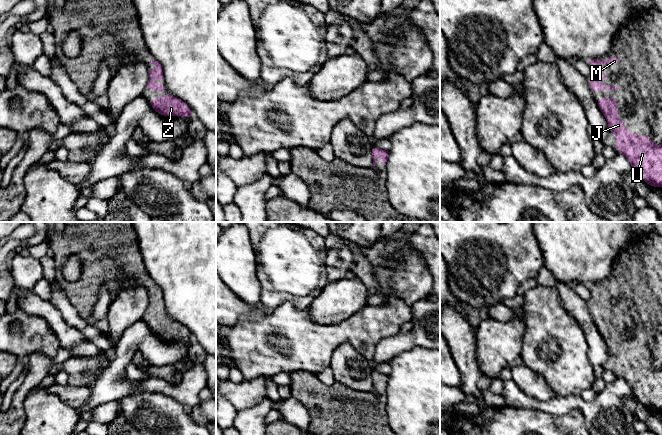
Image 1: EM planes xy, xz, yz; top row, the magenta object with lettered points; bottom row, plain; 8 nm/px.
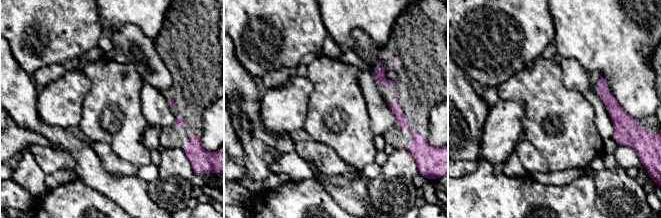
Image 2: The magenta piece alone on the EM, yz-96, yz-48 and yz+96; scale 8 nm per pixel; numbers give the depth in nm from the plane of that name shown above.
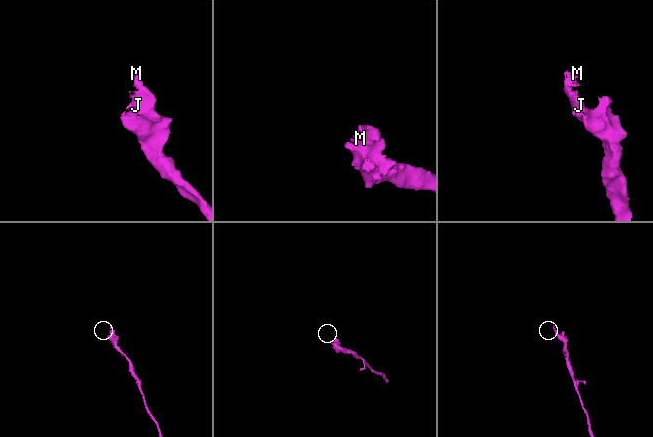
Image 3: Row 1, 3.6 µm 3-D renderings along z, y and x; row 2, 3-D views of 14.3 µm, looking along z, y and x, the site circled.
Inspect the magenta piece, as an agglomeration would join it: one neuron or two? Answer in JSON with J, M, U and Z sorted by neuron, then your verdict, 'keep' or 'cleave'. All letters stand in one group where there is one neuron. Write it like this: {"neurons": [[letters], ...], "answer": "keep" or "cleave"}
{"neurons": [["J", "M", "U", "Z"]], "answer": "keep"}

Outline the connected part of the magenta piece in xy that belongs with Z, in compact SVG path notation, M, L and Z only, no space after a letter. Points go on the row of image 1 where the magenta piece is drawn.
M169 92L166 98L151 98L148 101L154 111L162 116L182 116L189 120L193 117L191 108L181 99L173 97Z

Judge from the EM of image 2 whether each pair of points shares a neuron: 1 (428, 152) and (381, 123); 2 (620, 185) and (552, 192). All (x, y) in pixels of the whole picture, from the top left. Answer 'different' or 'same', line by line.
1: different
2: different

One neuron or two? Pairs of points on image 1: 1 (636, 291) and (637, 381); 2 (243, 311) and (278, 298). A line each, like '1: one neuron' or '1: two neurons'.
1: one neuron
2: two neurons

